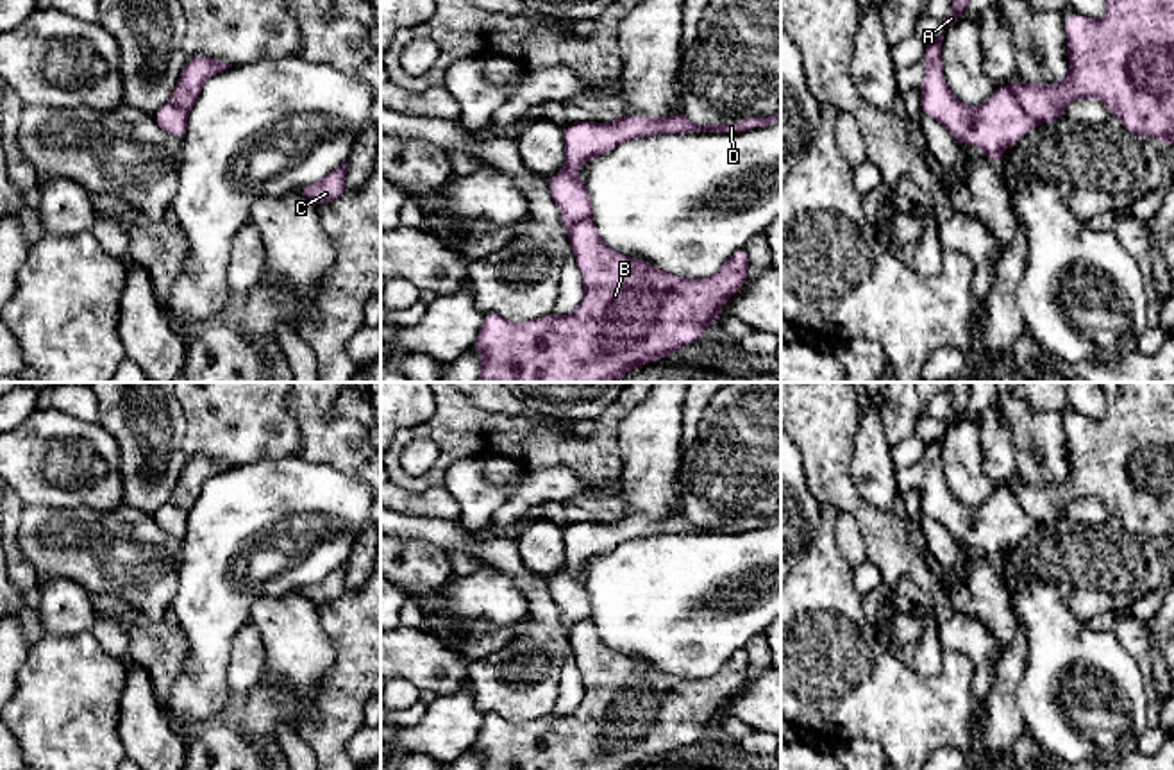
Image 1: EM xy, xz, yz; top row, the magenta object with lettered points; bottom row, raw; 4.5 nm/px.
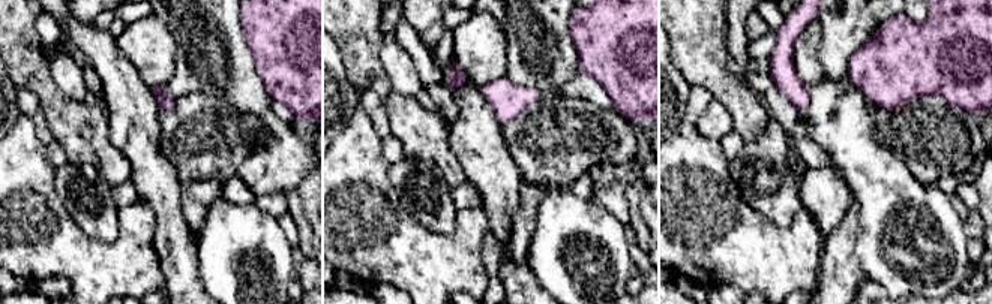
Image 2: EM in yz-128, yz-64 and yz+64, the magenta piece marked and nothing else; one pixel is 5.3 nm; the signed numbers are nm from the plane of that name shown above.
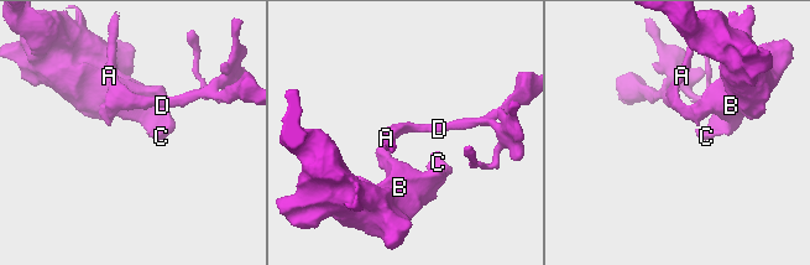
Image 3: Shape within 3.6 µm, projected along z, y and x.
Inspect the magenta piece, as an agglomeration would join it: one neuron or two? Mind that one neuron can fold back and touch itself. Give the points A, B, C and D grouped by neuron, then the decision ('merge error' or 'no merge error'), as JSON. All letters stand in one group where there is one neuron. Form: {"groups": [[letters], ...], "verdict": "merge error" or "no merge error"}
{"groups": [["A", "D"], ["B", "C"]], "verdict": "merge error"}

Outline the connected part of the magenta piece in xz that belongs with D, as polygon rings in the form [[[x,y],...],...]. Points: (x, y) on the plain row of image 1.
[[[684,513],[668,518],[622,516],[611,523],[577,522],[563,532],[565,568],[552,575],[549,591],[561,609],[563,627],[570,638],[575,624],[591,618],[591,597],[577,581],[584,561],[611,552],[616,545],[642,536],[690,534],[690,532],[745,532],[781,520],[781,513],[768,518],[749,518],[724,525],[695,525]]]

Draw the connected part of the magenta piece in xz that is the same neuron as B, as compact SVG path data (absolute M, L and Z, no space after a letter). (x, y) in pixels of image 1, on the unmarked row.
M591 618L570 631L570 647L579 666L584 697L566 716L549 715L524 724L488 713L472 750L484 756L481 770L633 770L695 743L717 724L720 706L747 681L745 649L729 656L708 679L681 679L611 650L602 643Z

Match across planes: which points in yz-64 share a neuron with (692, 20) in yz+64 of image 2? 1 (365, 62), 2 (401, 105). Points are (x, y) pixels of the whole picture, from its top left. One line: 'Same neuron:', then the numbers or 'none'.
Same neuron: 1, 2

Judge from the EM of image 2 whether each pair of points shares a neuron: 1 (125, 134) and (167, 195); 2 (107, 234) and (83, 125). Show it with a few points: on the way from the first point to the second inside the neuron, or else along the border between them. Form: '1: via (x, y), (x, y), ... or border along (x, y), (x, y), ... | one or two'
1: via (140, 147), (156, 180) | one
2: border along (69, 162), (90, 165), (111, 186) | two

